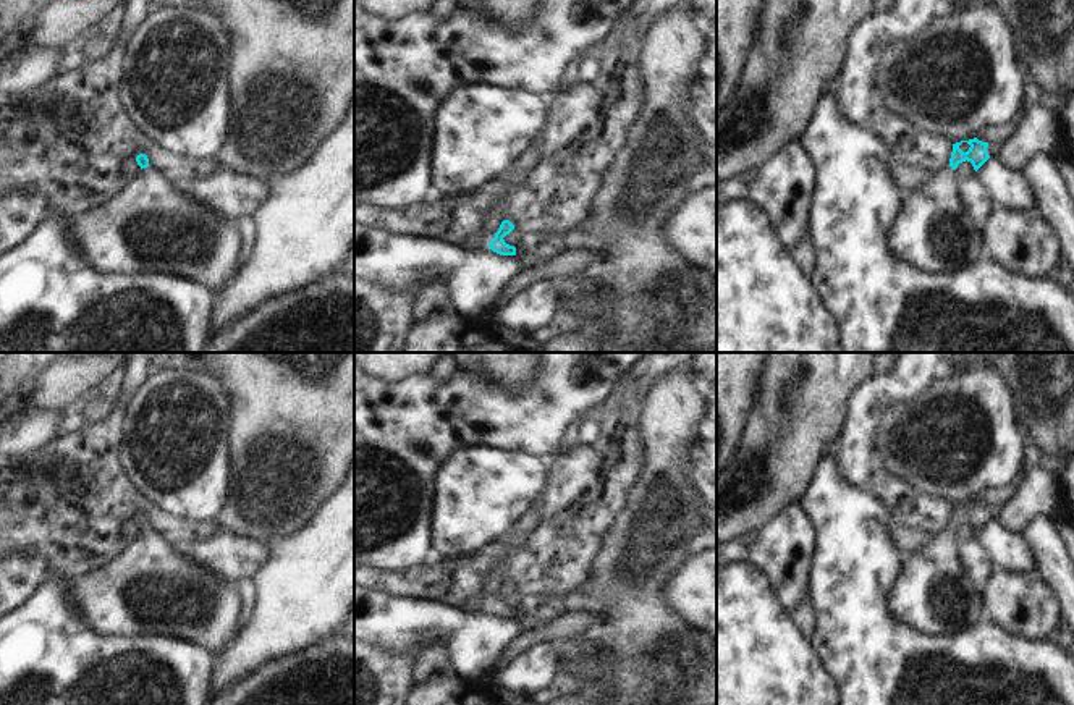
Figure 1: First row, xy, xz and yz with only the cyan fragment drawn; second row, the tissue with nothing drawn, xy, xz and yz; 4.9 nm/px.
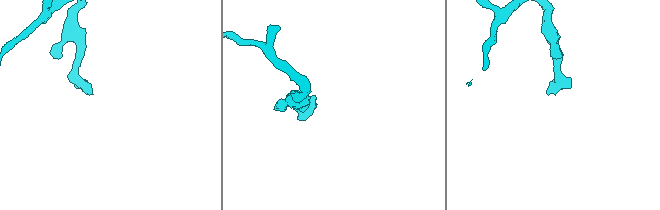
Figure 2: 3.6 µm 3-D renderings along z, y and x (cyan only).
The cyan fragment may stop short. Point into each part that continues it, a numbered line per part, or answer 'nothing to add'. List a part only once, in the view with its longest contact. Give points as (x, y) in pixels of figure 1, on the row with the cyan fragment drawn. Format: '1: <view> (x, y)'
1: xy (149, 227)

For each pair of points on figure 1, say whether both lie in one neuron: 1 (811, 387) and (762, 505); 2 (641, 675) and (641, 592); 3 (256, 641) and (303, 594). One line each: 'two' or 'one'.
1: one
2: one
3: one

